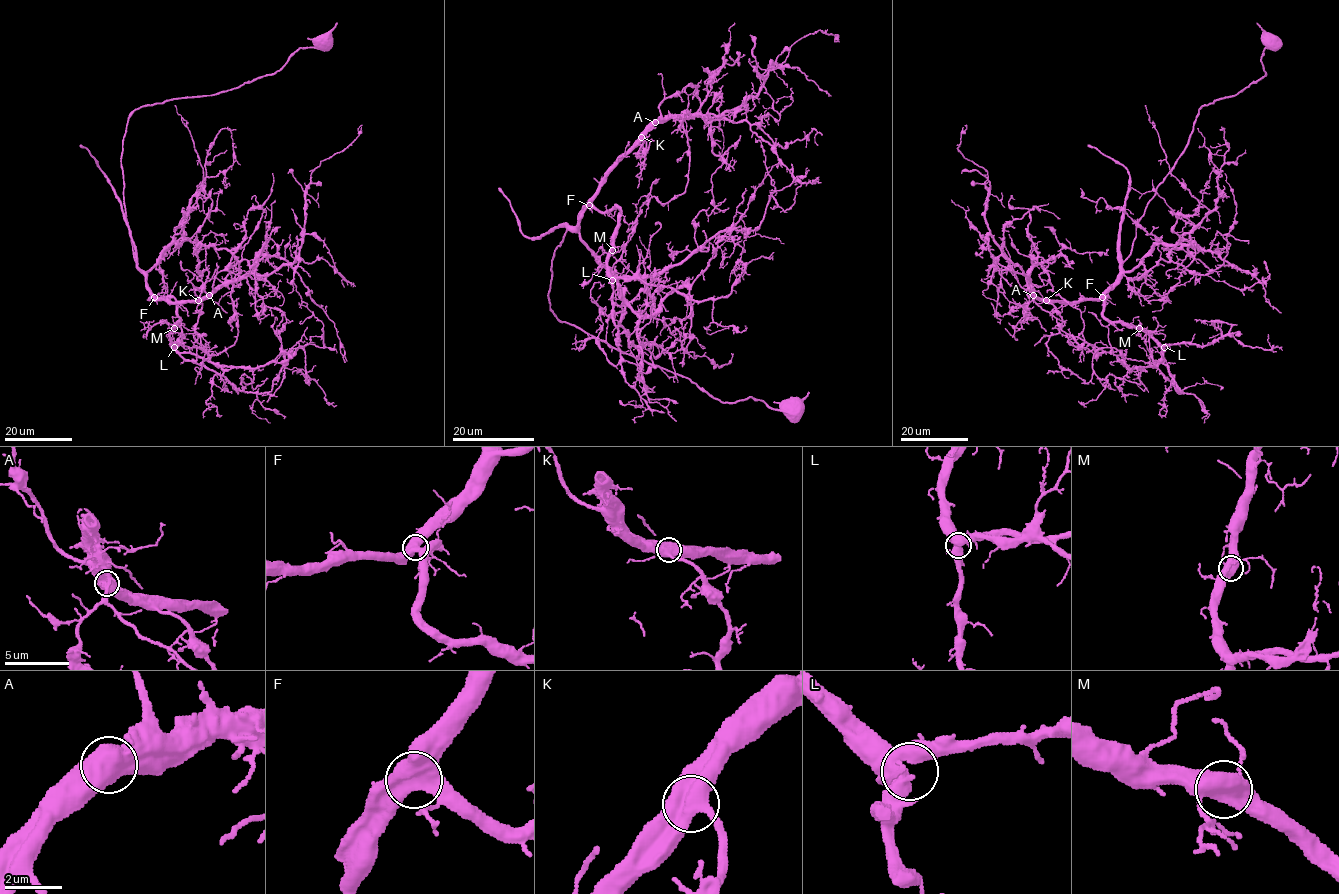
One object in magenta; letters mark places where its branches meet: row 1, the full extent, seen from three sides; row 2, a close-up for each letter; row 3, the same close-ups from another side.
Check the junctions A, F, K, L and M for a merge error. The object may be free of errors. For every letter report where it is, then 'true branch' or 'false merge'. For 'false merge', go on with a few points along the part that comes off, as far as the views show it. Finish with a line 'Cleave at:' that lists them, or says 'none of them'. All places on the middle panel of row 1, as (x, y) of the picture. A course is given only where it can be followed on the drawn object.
A: (655, 122) | true branch
F: (589, 205) | true branch
K: (641, 137) | true branch
L: (612, 280) | true branch
M: (612, 250) | true branch
Cleave at: none of them

